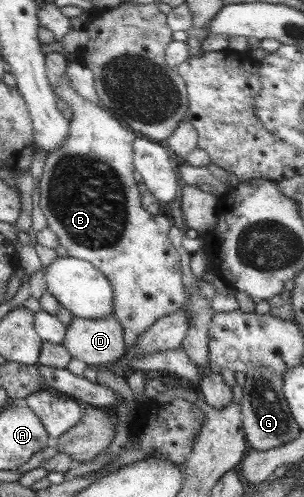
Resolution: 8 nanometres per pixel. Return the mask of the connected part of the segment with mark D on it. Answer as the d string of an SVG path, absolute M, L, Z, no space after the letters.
M115 316L98 320L74 317L61 345L90 367L106 367L126 356L124 334Z

